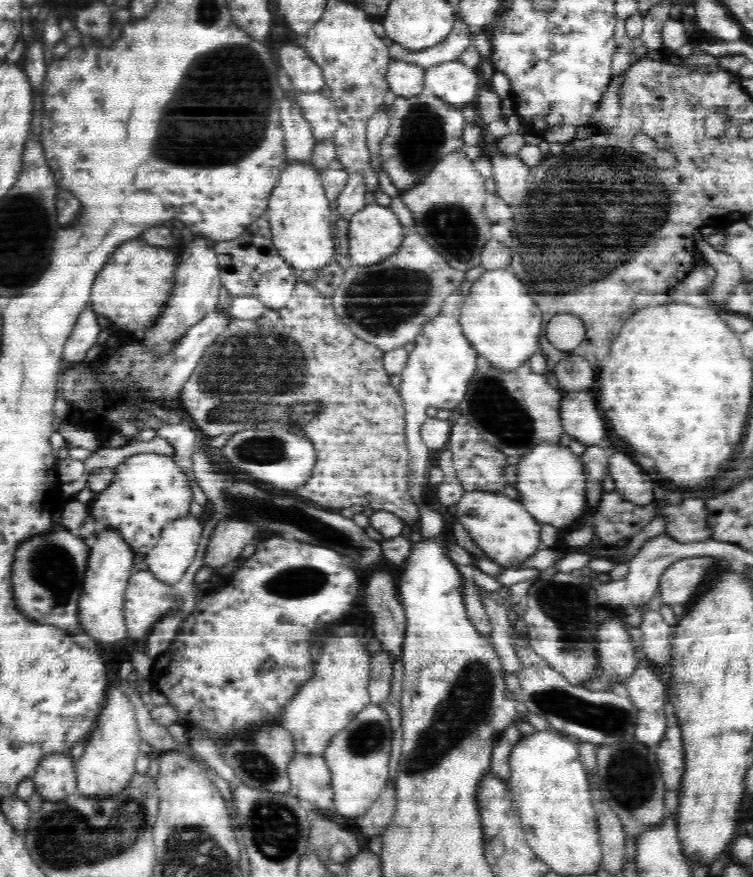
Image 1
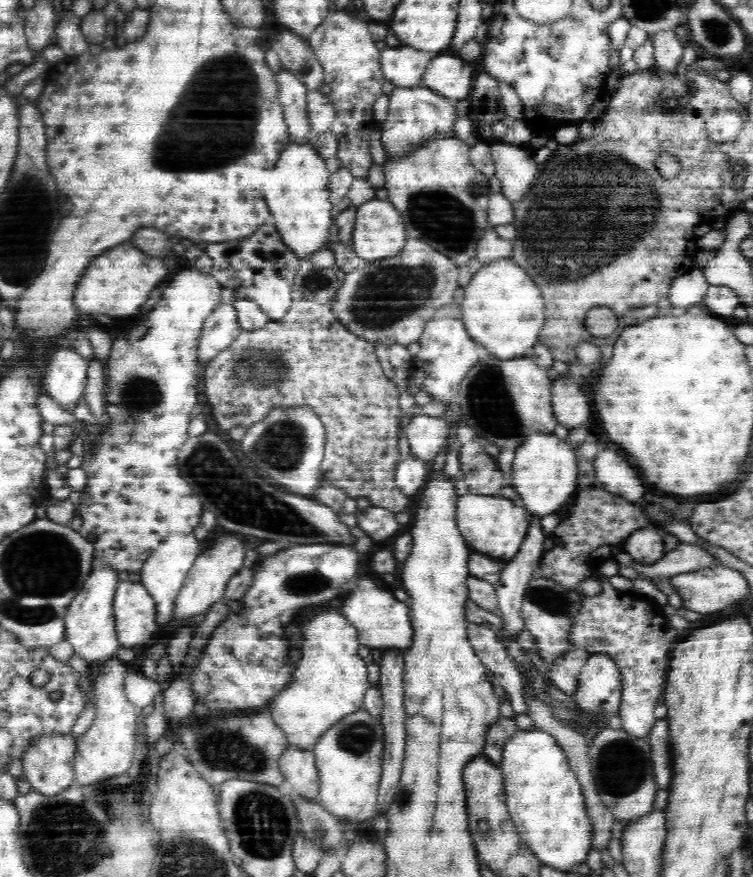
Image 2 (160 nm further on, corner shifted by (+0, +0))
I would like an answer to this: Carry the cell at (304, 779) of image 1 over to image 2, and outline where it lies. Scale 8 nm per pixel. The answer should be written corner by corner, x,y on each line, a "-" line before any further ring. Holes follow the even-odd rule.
289,746
279,760
279,769
290,782
295,796
315,798
319,792
319,769
314,753

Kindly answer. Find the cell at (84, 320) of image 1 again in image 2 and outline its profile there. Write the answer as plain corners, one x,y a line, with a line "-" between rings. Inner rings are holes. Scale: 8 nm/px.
71,348
58,350
47,364
44,395
57,402
62,410
73,413
76,404
85,396
87,368
88,360

